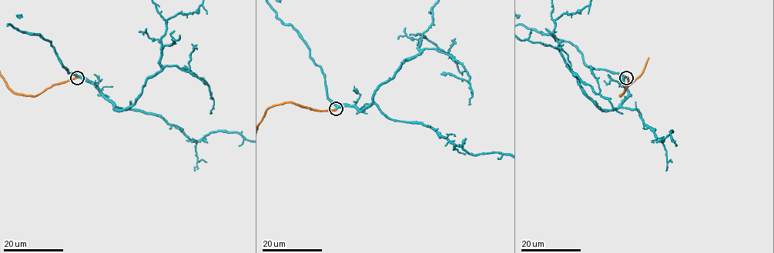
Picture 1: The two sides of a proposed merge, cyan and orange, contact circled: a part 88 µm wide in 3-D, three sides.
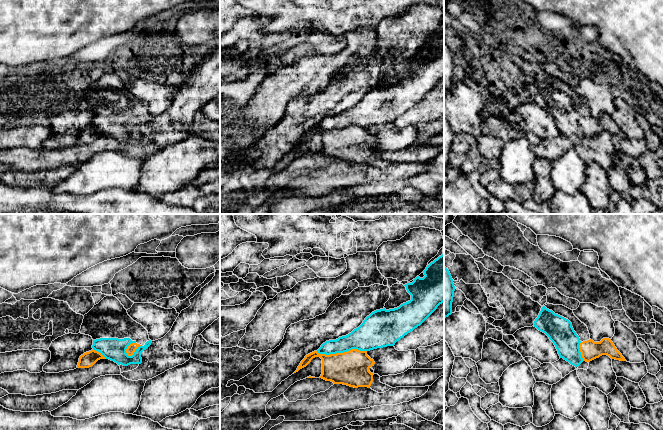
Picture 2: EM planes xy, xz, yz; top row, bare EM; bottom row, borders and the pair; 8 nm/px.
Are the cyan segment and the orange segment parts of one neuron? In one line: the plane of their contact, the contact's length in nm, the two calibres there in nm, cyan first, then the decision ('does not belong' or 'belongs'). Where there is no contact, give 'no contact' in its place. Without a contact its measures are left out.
meets cyan in xz; contact 400 nm long; 220 nm thick on the cyan side, 280 nm on the other; does not belong

